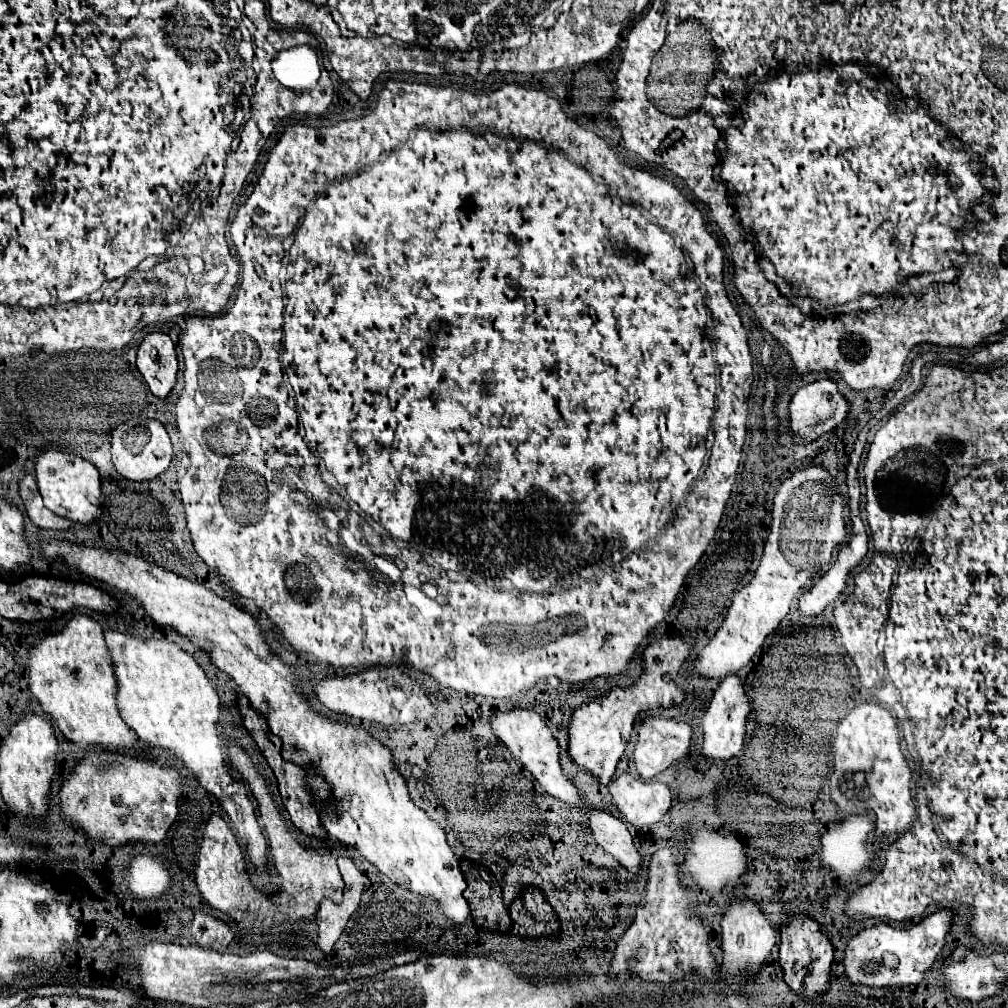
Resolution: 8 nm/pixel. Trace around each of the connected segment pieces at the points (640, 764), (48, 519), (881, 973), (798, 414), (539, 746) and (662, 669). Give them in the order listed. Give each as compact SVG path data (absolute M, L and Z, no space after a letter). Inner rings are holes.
M645 717L639 735L637 735L637 745L633 751L633 761L635 769L643 779L651 779L665 771L669 765L677 763L689 749L691 743L691 725L685 725L683 721L675 719L665 719L665 717Z
M25 475L25 479L21 479L19 483L19 493L21 493L21 499L25 503L25 511L29 515L29 519L41 527L41 529L53 529L53 531L67 531L73 527L71 521L63 519L63 517L57 517L55 513L47 511L45 505L43 505L43 497L37 489L37 481L35 477L31 475Z
M937 911L925 917L911 929L897 929L885 923L859 931L845 947L843 967L853 985L867 985L875 989L889 989L895 985L921 983L933 969L939 951L945 945L945 935L951 925L951 911ZM889 961L895 961L893 965Z
M819 379L815 383L809 383L805 387L801 387L791 403L789 403L789 429L795 435L795 443L811 443L815 441L819 435L831 431L833 427L837 427L843 419L847 417L847 401L845 397L837 391L837 383L833 379Z
M511 709L511 711L495 711L491 715L489 721L495 737L517 757L523 761L525 769L529 769L529 773L535 777L535 781L549 795L561 799L567 805L577 805L583 809L581 801L581 793L577 791L577 787L561 773L561 765L559 765L559 745L555 741L555 737L551 735L549 727L545 725L543 717L539 717L535 711L529 709Z
M683 637L657 639L643 651L641 675L631 687L613 687L609 693L589 697L581 707L577 707L569 721L569 759L589 771L599 781L599 785L609 785L613 781L617 761L629 743L629 733L637 713L683 703L685 693L679 689L677 677L681 663L685 663L689 653L691 645Z

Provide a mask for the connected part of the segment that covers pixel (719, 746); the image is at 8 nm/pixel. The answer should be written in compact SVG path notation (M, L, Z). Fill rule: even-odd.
M737 675L725 677L719 683L719 687L715 689L711 703L705 709L705 715L701 721L701 725L703 725L701 757L707 757L707 759L731 759L731 757L735 757L743 747L745 723L747 723L749 713L751 713L751 707L749 707L749 699L743 691L743 679Z

